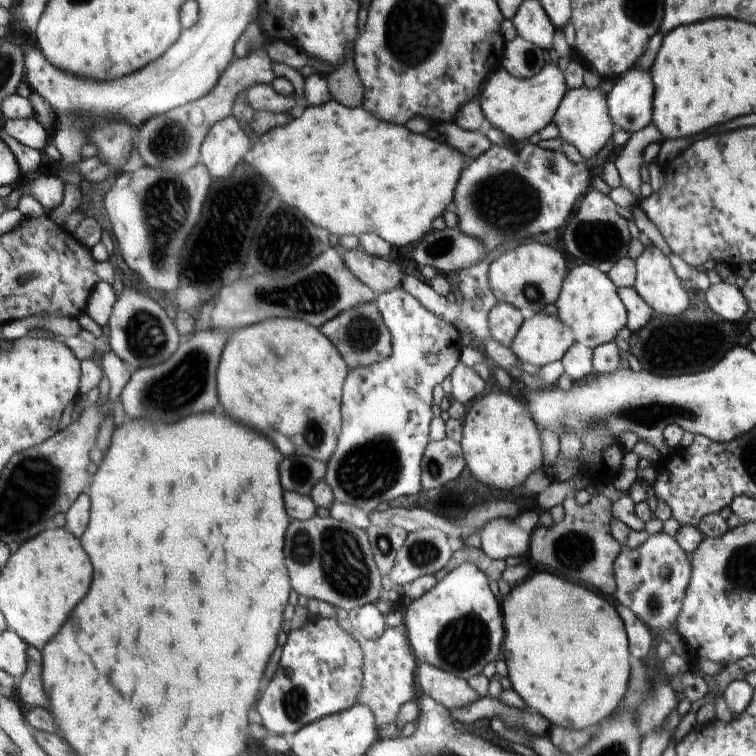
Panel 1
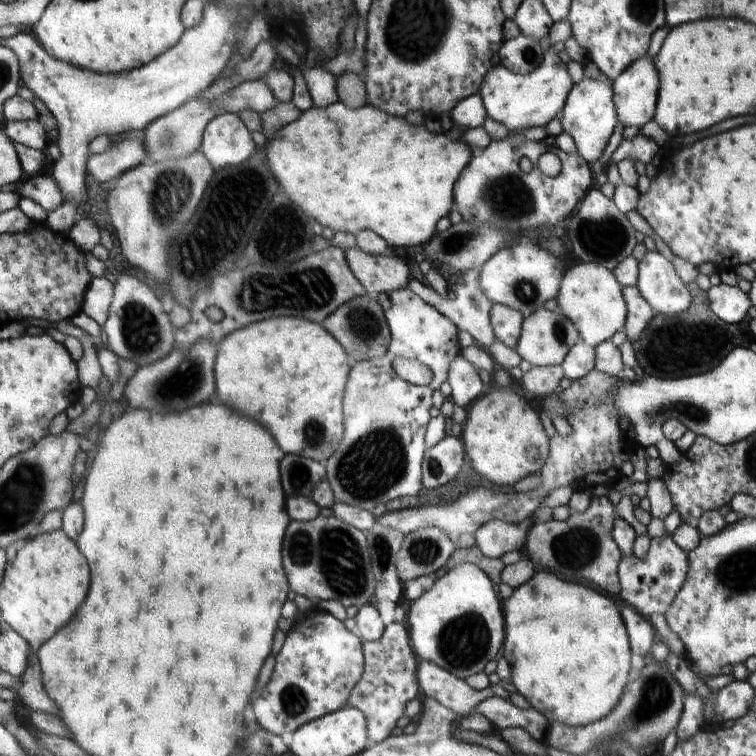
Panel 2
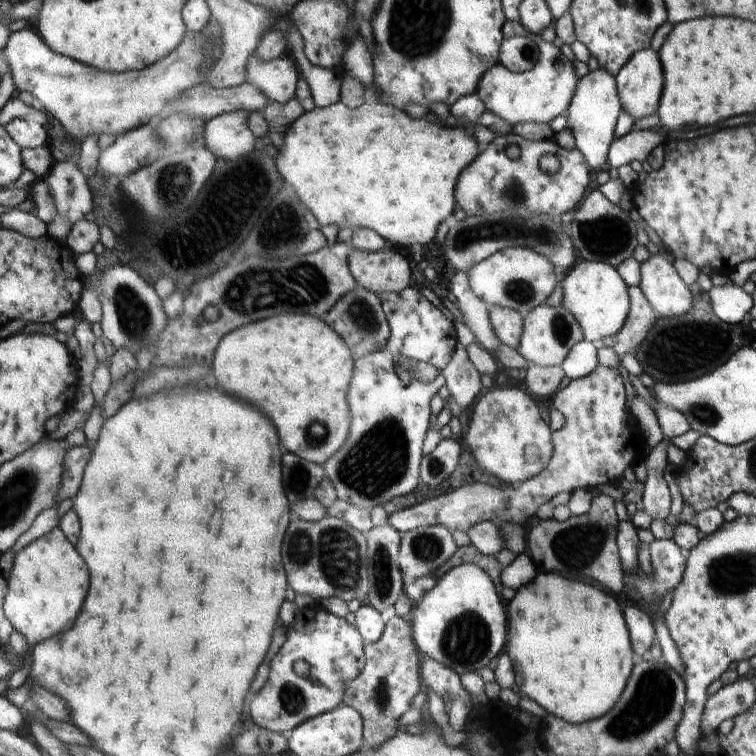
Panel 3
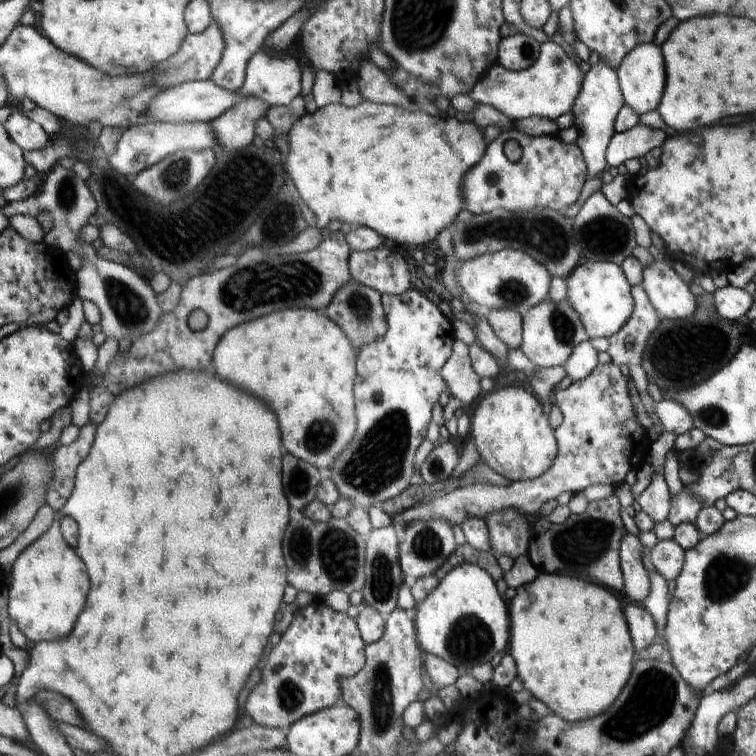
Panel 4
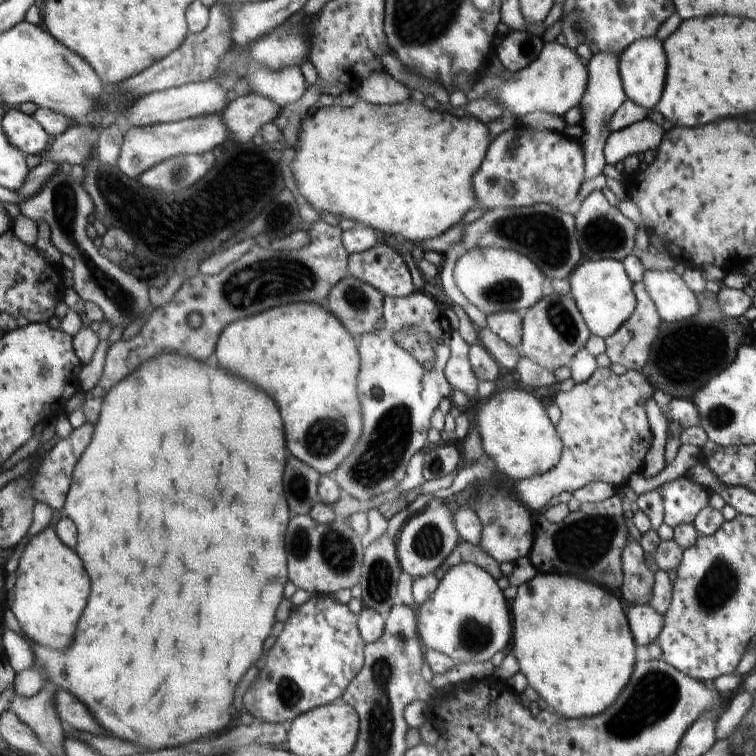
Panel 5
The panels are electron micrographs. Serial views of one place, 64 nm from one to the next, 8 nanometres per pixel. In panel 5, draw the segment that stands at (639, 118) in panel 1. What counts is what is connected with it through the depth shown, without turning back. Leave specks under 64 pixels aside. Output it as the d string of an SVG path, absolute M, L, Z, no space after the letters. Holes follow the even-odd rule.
M639 39L625 48L619 56L619 69L627 98L640 105L646 112L659 104L666 89L667 55L663 44L656 39Z

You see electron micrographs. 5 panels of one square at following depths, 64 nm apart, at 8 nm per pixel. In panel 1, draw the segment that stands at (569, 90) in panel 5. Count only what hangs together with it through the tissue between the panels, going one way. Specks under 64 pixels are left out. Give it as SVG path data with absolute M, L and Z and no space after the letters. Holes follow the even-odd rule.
M553 62L548 63L536 78L529 79L516 78L501 68L488 74L487 88L480 97L479 105L486 124L506 133L513 142L526 143L529 136L554 121L567 89L563 73Z

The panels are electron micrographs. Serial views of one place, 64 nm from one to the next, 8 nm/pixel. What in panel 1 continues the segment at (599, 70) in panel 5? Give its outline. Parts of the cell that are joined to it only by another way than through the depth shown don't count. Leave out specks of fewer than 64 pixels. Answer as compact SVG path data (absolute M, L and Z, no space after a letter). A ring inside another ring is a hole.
M585 86L579 89L567 89L567 94L560 101L559 110L555 114L554 124L558 128L558 138L573 144L584 161L589 161L602 152L616 130L607 107L607 94L603 94L598 88L589 90Z

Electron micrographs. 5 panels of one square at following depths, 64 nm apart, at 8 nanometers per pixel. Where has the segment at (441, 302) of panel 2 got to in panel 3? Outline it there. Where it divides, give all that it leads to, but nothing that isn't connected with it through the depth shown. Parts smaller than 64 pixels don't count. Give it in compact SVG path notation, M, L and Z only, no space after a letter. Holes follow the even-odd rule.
M458 271L449 281L450 289L456 296L456 308L462 314L463 322L475 336L474 342L482 345L488 352L494 354L501 343L493 329L488 305L472 290L469 274Z

